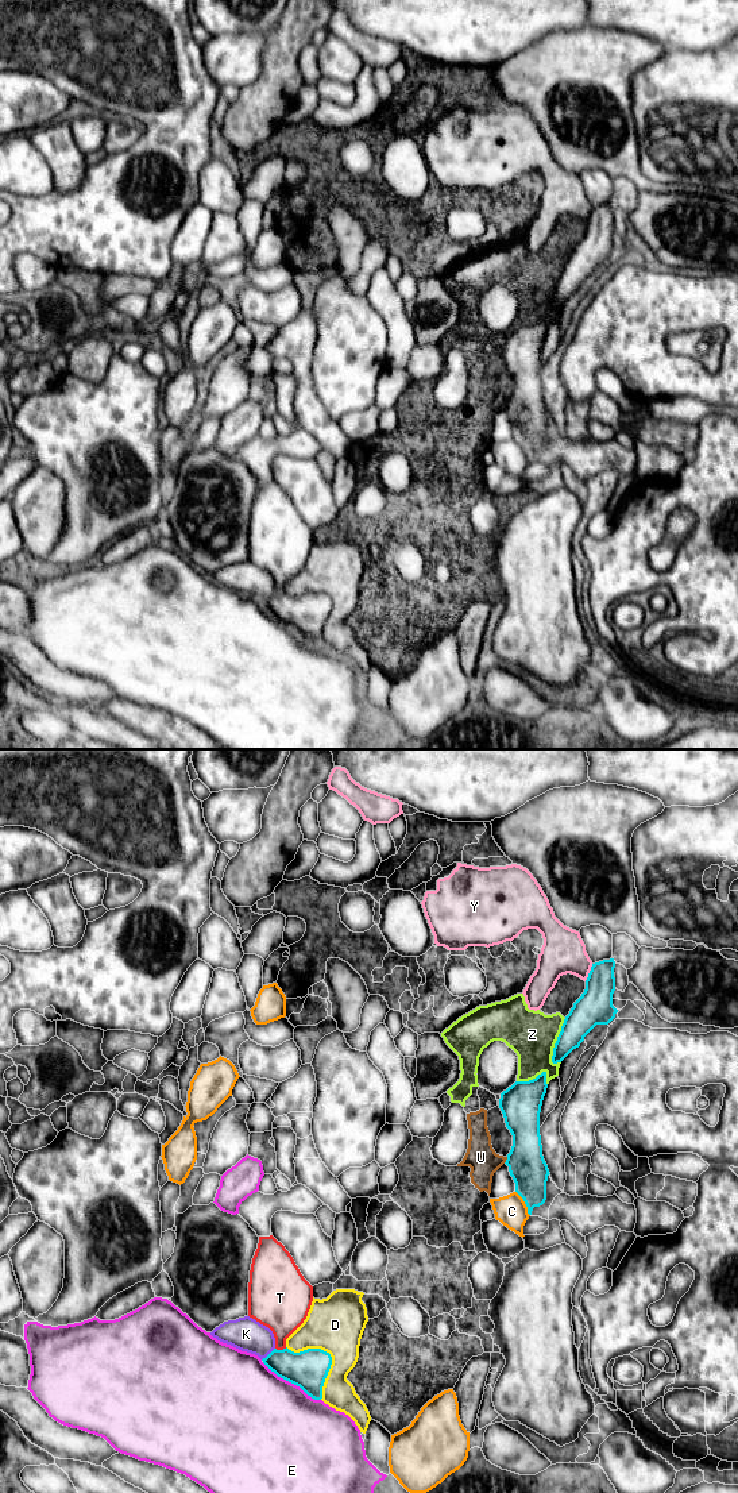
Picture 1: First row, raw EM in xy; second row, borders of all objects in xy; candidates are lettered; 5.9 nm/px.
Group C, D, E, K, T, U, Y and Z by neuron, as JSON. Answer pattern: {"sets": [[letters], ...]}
{"sets": [["C"], ["D"], ["E"], ["K"], ["T"], ["U", "Z"], ["Y"]]}

